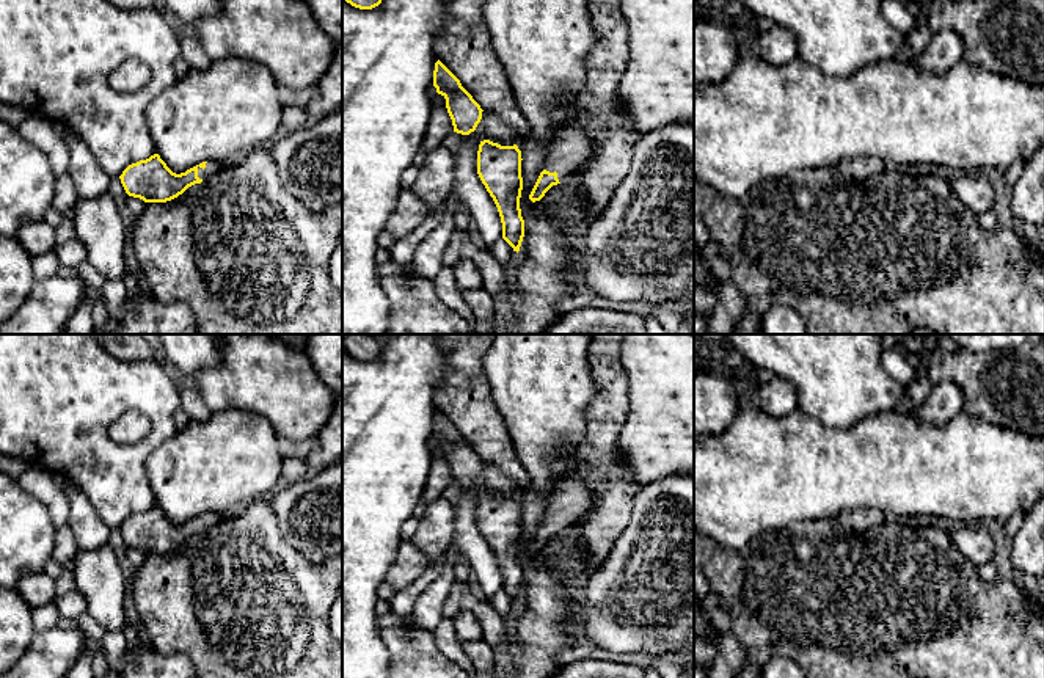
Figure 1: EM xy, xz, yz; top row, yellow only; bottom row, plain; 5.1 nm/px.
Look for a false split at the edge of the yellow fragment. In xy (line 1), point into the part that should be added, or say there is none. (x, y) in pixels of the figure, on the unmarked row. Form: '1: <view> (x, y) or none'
1: xy (212, 518)

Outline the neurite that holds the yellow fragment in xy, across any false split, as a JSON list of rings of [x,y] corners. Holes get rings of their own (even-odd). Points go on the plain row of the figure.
[[[154,505],[146,512],[129,516],[119,530],[129,548],[140,549],[144,554],[166,554],[231,515],[232,512],[209,512],[176,526],[159,505]]]

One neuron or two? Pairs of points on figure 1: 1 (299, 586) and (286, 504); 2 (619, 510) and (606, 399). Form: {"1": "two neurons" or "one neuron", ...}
{"1": "two neurons", "2": "one neuron"}

